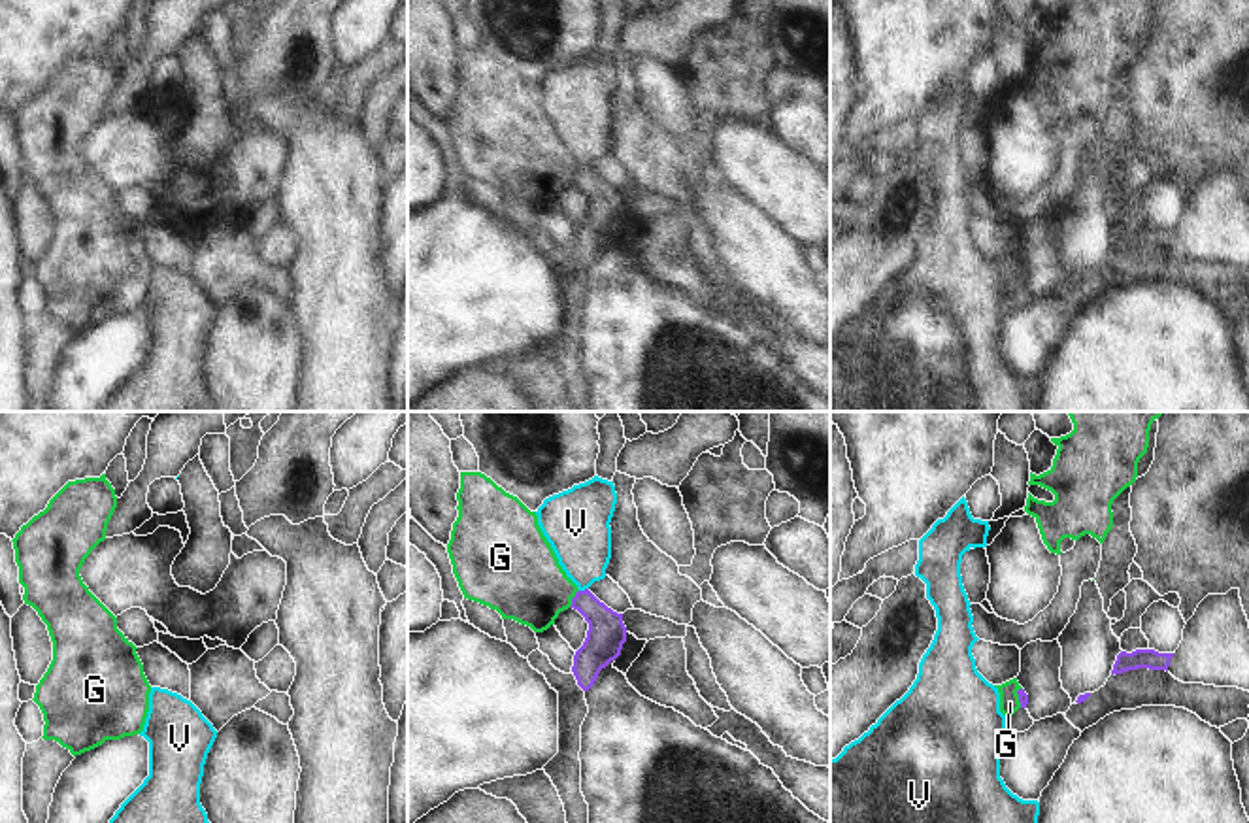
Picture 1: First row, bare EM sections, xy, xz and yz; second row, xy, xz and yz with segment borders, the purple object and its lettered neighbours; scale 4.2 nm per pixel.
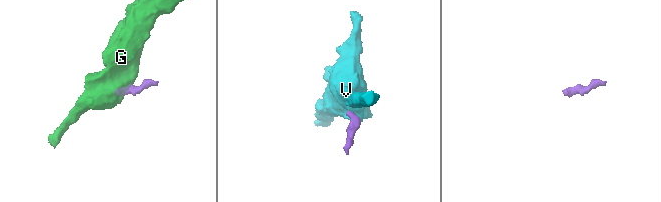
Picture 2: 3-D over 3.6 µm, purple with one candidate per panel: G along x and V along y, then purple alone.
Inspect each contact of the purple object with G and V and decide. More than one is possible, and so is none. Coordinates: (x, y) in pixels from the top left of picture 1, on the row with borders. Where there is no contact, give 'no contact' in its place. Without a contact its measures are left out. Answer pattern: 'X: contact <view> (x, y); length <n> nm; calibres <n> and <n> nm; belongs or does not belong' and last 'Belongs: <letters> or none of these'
G: contact xz (572, 599); length 90 nm; calibres 160 and 360 nm; does not belong
V: contact xz (585, 589); length 40 nm; calibres 160 and 260 nm; belongs
Belongs: V

